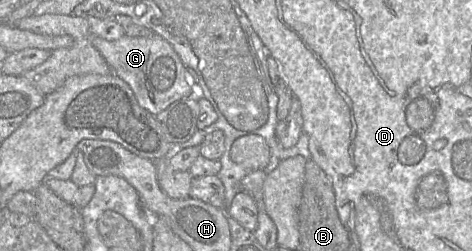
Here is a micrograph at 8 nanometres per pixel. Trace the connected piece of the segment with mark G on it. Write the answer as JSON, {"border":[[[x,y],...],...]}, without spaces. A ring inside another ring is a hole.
{"border":[[[157,34],[148,37],[127,35],[113,41],[91,36],[91,43],[106,60],[112,72],[132,89],[139,105],[157,115],[172,103],[189,98],[194,79],[187,72],[172,45]]]}

